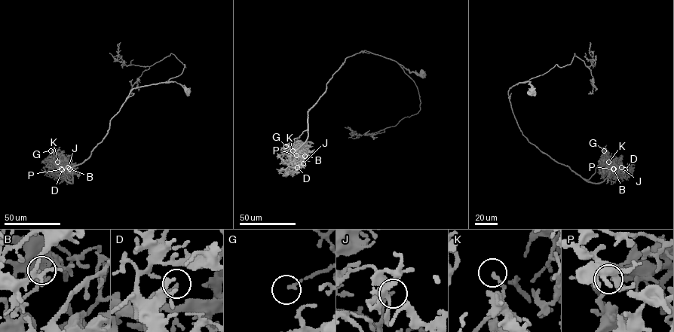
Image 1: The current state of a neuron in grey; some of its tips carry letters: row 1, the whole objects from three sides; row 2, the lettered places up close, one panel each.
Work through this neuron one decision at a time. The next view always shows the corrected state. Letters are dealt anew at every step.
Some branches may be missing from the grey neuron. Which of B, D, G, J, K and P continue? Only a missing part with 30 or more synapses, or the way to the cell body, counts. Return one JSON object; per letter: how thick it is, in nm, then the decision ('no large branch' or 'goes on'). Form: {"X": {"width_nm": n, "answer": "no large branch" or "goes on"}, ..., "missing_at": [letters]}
{"B": {"width_nm": 180, "answer": "no large branch"}, "D": {"width_nm": 140, "answer": "no large branch"}, "G": {"width_nm": 150, "answer": "no large branch"}, "J": {"width_nm": 160, "answer": "no large branch"}, "K": {"width_nm": 170, "answer": "goes on"}, "P": {"width_nm": 160, "answer": "no large branch"}, "missing_at": ["K"]}

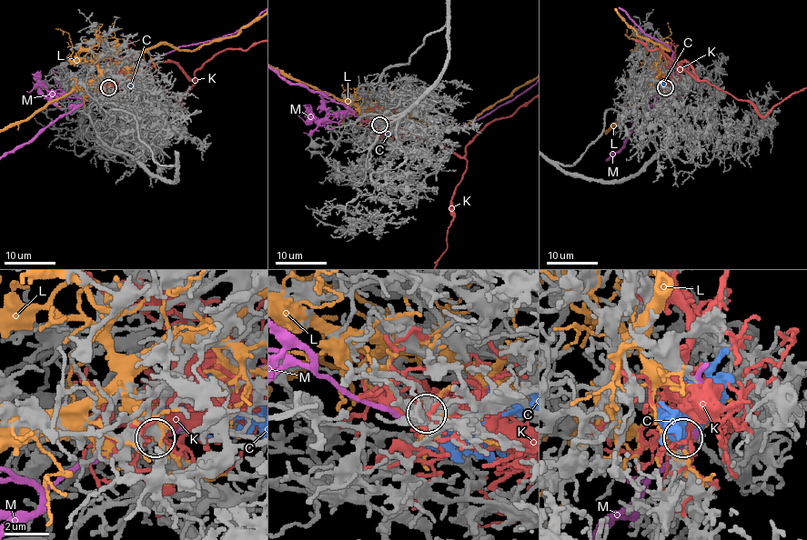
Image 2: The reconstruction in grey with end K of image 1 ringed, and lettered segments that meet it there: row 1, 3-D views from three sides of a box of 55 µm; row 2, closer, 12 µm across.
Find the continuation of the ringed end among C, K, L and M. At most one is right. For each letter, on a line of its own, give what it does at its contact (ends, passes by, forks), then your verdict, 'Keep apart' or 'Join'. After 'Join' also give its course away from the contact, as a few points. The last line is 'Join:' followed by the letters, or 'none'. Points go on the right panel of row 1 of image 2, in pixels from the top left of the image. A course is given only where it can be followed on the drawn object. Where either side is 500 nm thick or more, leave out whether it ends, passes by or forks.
C: It ends there. Join
K: Keep apart
L: It passes by. Keep apart
M: It passes by. Keep apart
Join: C

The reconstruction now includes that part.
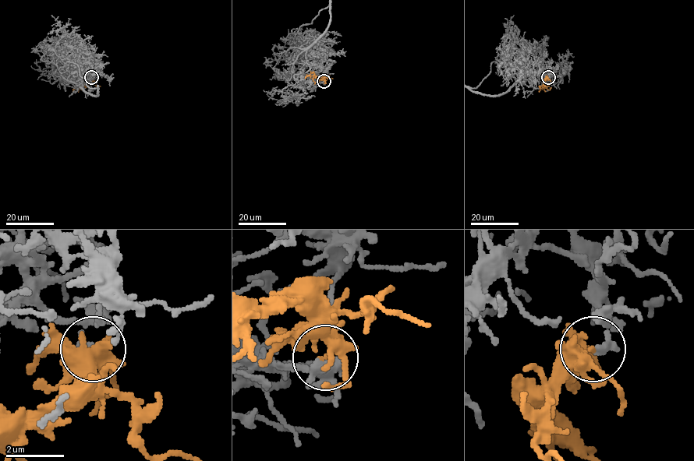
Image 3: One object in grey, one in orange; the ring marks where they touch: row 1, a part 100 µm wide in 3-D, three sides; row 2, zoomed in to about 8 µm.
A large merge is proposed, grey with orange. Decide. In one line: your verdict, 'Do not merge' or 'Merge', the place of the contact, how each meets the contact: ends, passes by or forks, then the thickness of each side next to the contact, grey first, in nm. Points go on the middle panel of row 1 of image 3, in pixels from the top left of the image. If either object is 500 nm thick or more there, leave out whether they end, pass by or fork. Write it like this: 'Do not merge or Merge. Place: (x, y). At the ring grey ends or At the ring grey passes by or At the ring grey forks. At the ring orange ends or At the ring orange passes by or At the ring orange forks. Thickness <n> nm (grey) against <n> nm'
Merge. Place: (323, 81). At the ring grey ends. At the ring orange forks. Thickness 280 nm (grey) against 280 nm

